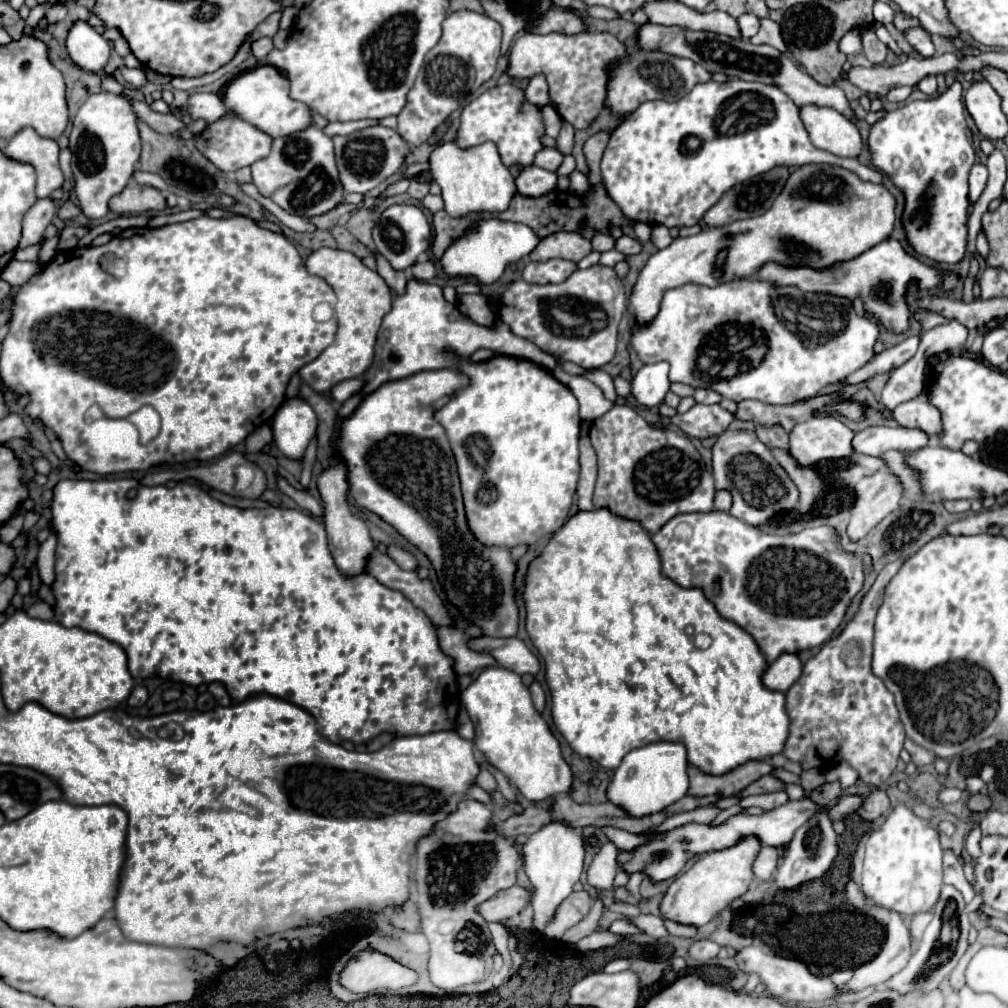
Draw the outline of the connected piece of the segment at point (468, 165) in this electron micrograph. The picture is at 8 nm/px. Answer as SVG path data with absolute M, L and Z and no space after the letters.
M456 143L436 147L430 155L432 179L442 187L444 209L450 217L460 219L468 213L500 213L506 211L518 193L512 173L502 165L494 143L482 143L470 149L458 149Z

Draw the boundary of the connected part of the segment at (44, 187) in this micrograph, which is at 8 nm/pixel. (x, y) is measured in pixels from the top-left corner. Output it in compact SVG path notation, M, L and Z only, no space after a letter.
M26 127L8 141L4 155L20 163L28 163L36 169L36 197L50 197L52 191L60 189L64 175L58 165L58 143L52 139L40 137L34 129Z

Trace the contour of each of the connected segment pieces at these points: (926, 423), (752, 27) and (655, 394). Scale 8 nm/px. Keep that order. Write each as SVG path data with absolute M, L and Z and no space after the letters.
M926 393L918 395L912 401L900 403L898 407L894 407L892 415L898 421L898 425L902 425L902 427L922 429L924 433L928 433L934 439L940 435L940 429L942 429L940 427L940 411L928 403Z
M744 13L744 15L740 15L736 21L738 21L738 27L740 27L740 37L742 37L742 39L750 39L752 35L756 35L756 31L758 31L758 27L760 27L758 17L752 15L752 13Z
M664 361L644 365L632 379L632 395L640 405L646 407L658 407L664 401L668 389L668 363Z

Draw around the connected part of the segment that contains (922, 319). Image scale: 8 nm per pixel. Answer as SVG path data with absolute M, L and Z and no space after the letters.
M914 311L914 319L922 325L922 329L932 329L936 325L942 325L942 323L950 321L942 315L936 315L936 313L930 313L930 311Z

